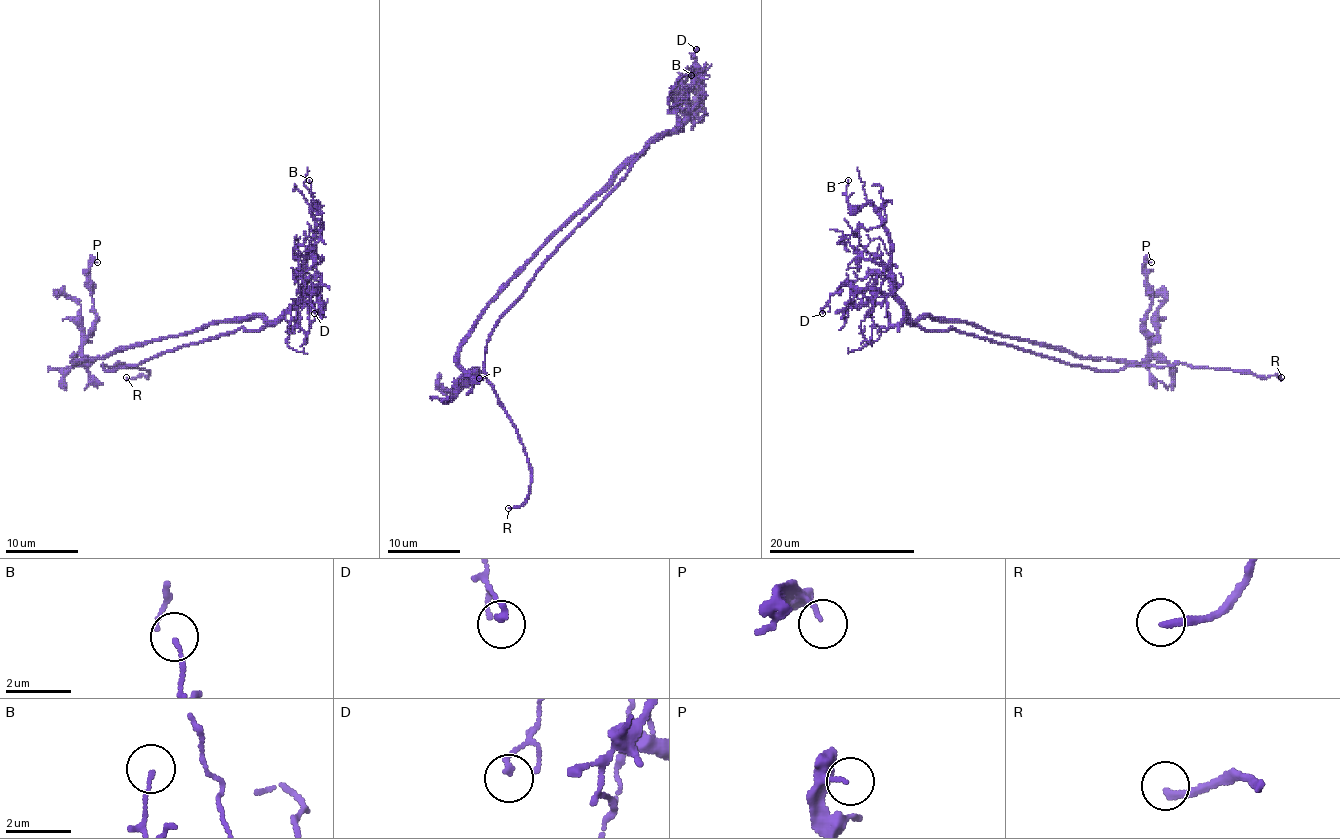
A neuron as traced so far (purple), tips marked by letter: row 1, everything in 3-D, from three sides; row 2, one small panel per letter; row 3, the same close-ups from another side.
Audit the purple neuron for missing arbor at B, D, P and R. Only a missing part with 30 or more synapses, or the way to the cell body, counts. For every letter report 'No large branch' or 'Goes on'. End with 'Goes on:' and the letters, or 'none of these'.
B: No large branch
D: No large branch
P: No large branch
R: Goes on
Goes on: R

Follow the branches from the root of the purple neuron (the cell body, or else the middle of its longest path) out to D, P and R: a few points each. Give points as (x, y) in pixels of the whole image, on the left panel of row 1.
D: (254, 330), (263, 330), (272, 324), (300, 297), (313, 293), (320, 286), (313, 288), (311, 297), (314, 313)
P: (254, 330), (265, 324), (260, 317), (214, 320), (77, 362), (95, 319), (88, 268), (97, 262)
R: (254, 330), (240, 328), (115, 370), (105, 370), (103, 364), (123, 362), (148, 372), (147, 377), (126, 377)

